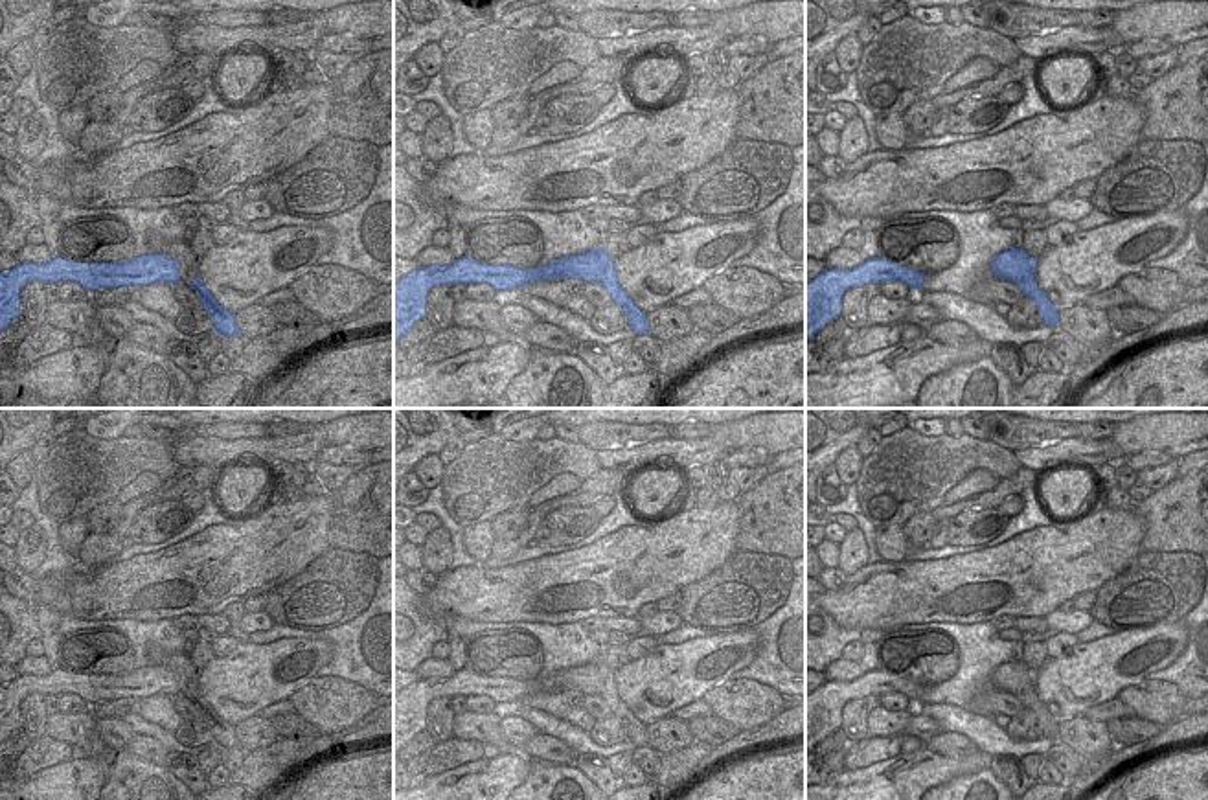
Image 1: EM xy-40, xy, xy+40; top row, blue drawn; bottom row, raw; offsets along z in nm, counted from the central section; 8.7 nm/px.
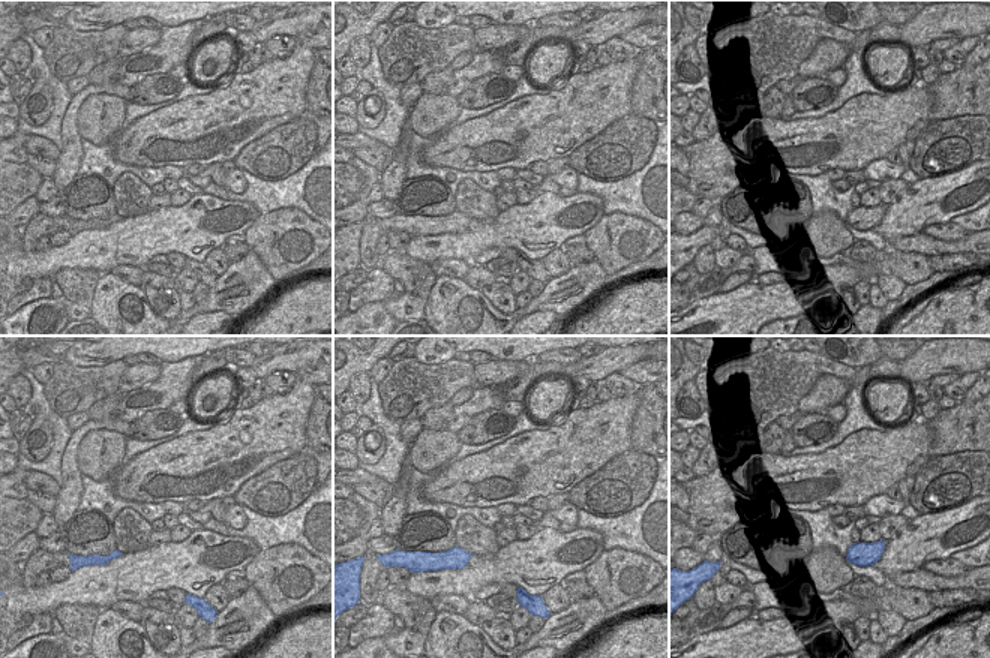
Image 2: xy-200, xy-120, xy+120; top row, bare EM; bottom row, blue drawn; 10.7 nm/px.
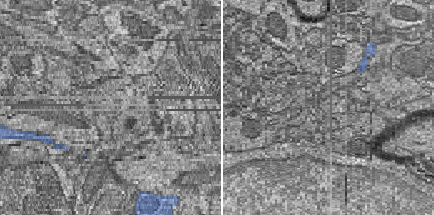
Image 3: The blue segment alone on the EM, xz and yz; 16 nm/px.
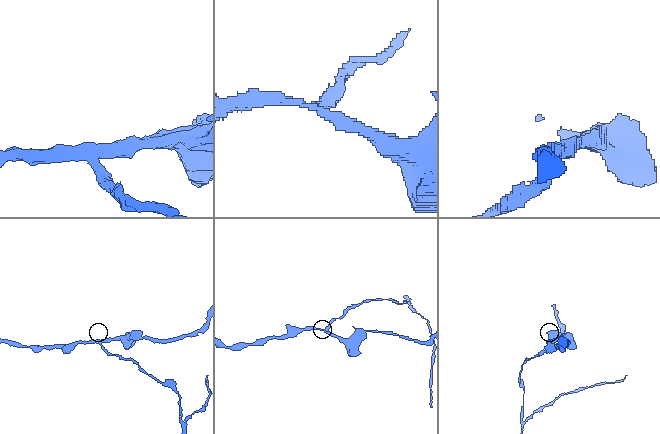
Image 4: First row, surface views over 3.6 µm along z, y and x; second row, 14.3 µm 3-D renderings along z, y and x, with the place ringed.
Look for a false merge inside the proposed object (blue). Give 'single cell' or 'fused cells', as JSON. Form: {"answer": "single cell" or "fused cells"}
{"answer": "fused cells"}

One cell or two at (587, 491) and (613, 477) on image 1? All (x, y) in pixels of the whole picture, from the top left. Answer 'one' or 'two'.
one

